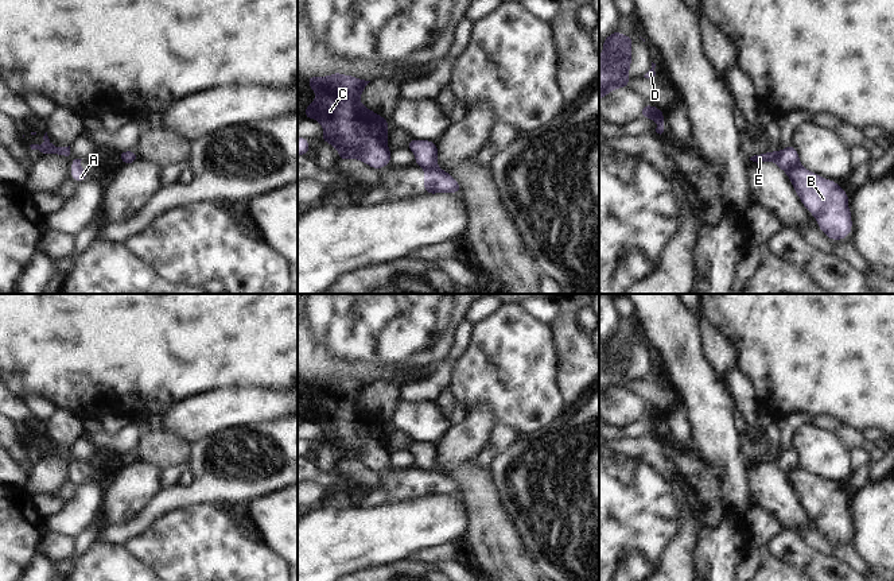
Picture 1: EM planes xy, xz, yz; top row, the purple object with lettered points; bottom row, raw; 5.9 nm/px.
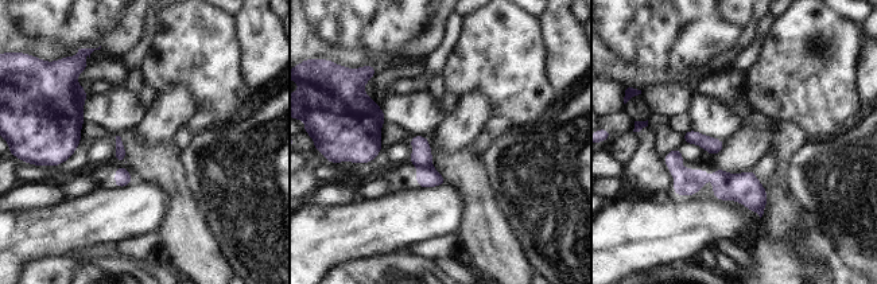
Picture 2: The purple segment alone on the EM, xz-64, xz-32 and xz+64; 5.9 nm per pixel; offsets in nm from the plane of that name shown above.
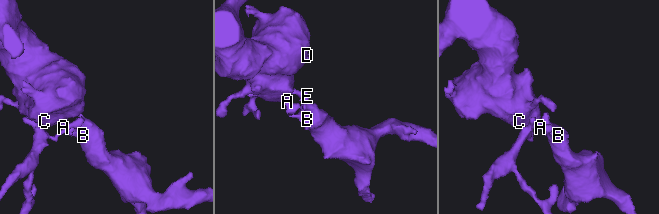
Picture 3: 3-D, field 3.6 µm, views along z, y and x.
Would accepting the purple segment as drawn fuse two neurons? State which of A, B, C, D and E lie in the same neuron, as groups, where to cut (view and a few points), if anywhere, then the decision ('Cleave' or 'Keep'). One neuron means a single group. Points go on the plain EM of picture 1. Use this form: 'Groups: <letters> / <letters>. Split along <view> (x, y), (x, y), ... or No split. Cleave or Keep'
Groups: A B C D / E. Split along xz (436, 469), (427, 472). Cleave

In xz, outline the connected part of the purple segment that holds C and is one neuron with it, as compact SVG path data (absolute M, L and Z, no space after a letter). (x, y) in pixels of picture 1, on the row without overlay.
M335 373L327 379L312 377L306 384L318 399L303 417L323 427L322 442L337 450L339 464L354 460L377 472L386 469L392 462L392 453L386 449L389 422L359 404L370 383Z

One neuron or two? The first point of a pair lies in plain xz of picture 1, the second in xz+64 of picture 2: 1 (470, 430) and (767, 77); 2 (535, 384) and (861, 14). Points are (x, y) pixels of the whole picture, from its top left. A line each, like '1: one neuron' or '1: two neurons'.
1: two neurons
2: two neurons

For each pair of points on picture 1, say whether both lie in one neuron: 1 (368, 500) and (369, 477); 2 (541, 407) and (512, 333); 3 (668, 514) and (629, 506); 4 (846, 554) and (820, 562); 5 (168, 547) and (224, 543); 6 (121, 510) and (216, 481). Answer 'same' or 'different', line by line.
1: different
2: same
3: same
4: different
5: same
6: different

